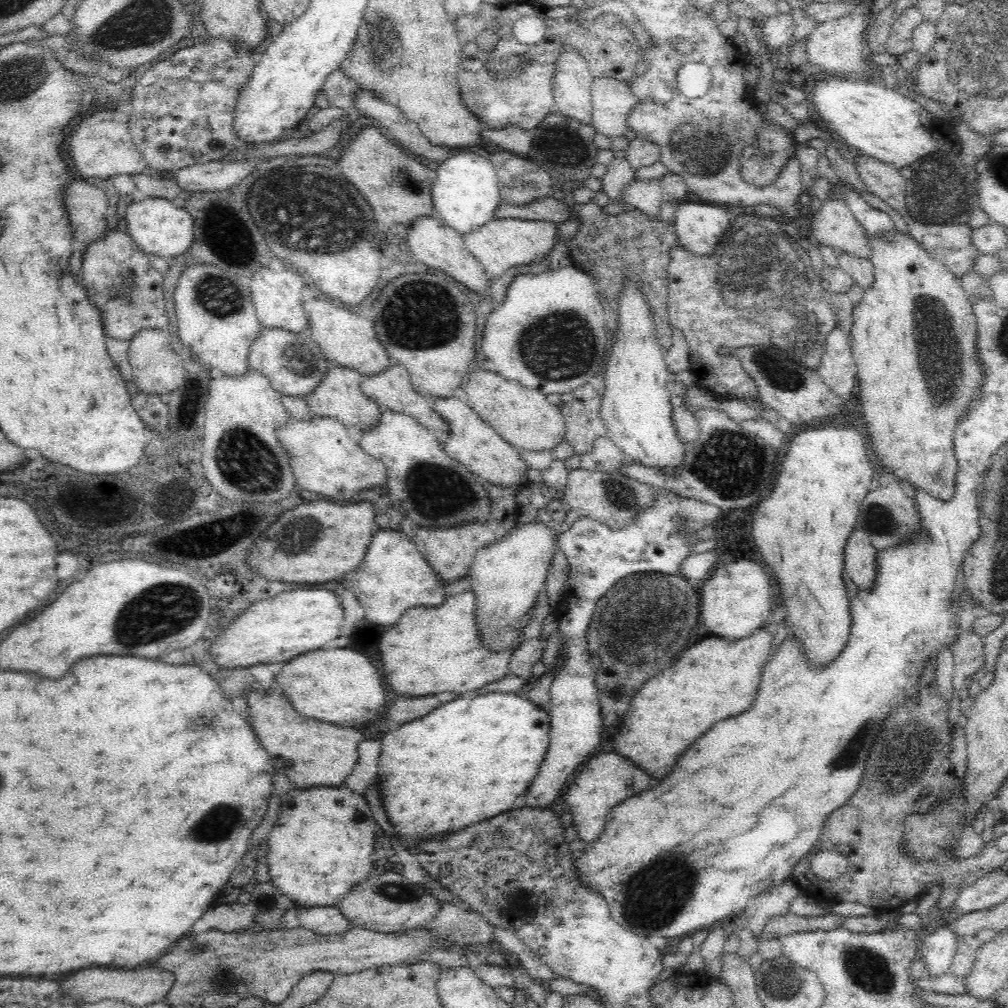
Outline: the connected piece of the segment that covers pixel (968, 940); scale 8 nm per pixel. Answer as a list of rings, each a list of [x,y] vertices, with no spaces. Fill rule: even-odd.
[[[982,929],[975,936],[960,937],[950,971],[956,976],[965,977],[974,966],[979,947],[992,940],[996,934],[992,929]]]

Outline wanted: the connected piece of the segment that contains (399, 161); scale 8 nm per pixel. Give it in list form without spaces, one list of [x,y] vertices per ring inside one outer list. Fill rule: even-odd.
[[[365,127],[343,149],[337,167],[346,180],[352,182],[368,200],[376,218],[384,222],[390,238],[398,238],[398,226],[412,228],[411,222],[422,215],[429,215],[433,206],[431,186],[436,178],[434,170],[408,156],[393,144],[383,130]]]

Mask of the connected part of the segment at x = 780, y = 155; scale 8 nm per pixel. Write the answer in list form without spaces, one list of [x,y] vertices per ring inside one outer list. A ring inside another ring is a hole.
[[[766,115],[762,118],[762,126],[756,132],[756,139],[757,142],[754,145],[748,144],[742,150],[740,174],[747,183],[759,187],[772,184],[777,179],[777,174],[785,162],[794,156],[798,142],[794,140],[793,133],[784,131],[780,125]]]

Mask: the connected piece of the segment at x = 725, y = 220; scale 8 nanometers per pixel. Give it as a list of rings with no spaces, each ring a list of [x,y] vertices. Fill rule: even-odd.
[[[682,201],[676,203],[673,226],[681,247],[696,255],[710,256],[724,230],[730,228],[730,216],[724,207]]]

